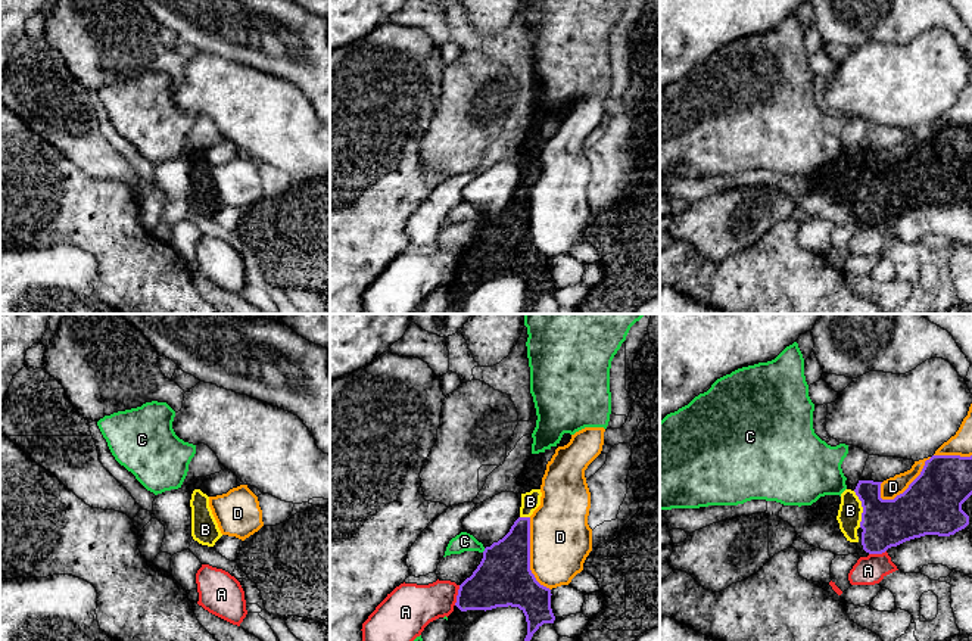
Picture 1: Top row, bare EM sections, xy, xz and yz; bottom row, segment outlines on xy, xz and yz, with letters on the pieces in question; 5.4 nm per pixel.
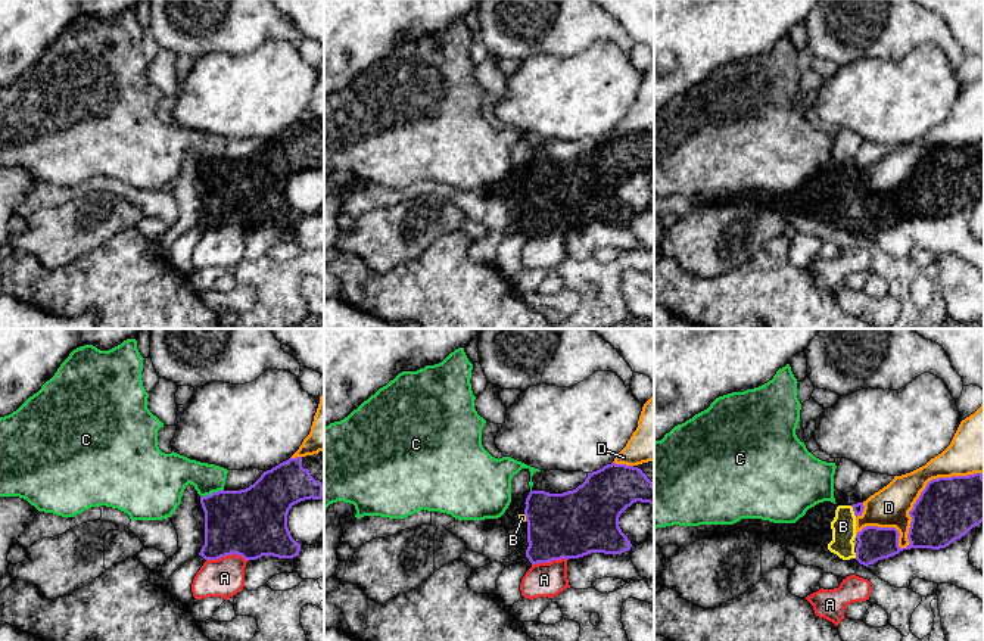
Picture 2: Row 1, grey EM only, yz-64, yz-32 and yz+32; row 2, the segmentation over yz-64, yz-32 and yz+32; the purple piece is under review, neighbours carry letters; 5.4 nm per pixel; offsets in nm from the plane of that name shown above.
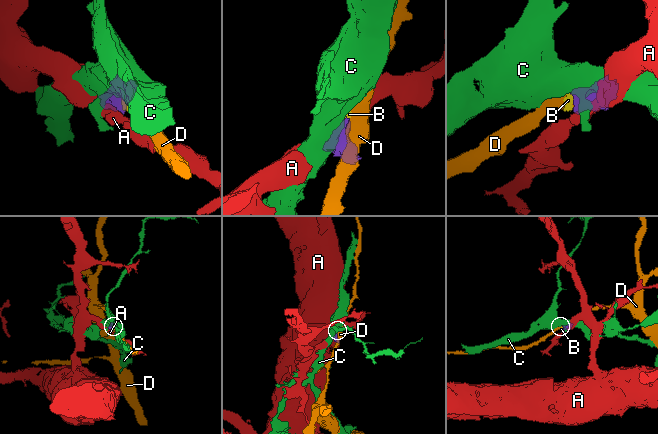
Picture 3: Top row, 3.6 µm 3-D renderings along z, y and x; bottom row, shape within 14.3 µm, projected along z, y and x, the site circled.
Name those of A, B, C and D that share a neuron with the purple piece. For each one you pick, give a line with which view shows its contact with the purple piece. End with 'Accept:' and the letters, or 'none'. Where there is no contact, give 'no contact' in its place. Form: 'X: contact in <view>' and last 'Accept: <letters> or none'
B: contact in yz
Accept: B

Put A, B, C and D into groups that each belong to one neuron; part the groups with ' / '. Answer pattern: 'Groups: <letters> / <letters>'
Groups: A / B / C / D

